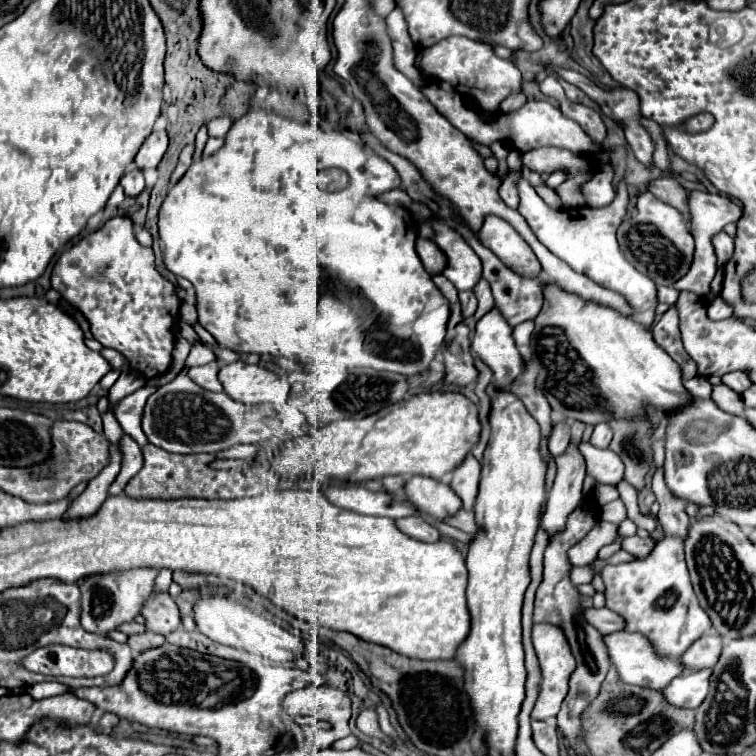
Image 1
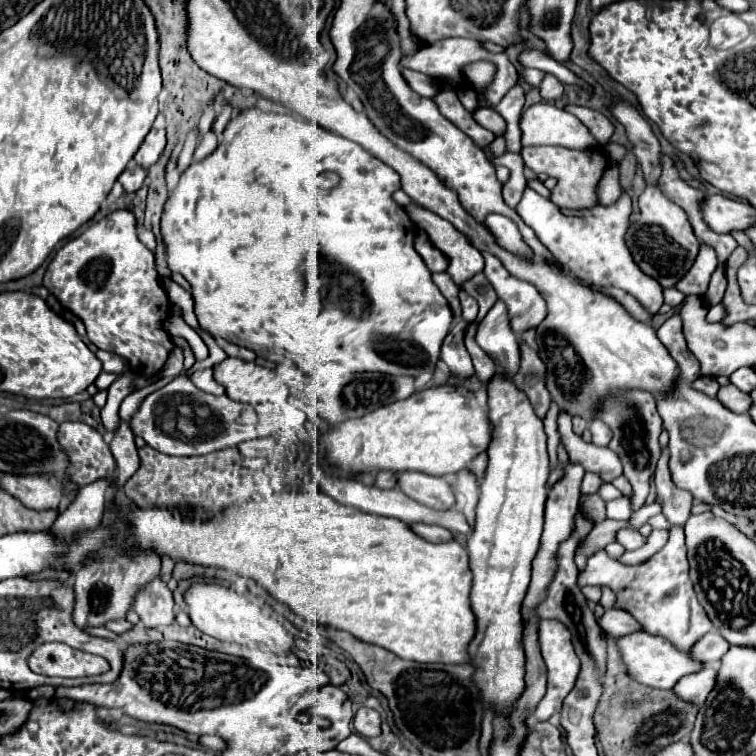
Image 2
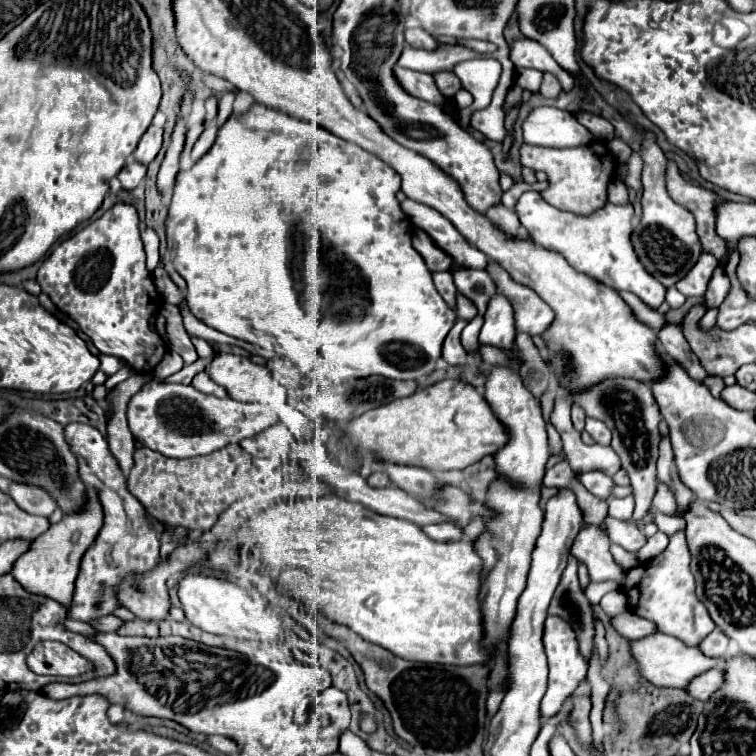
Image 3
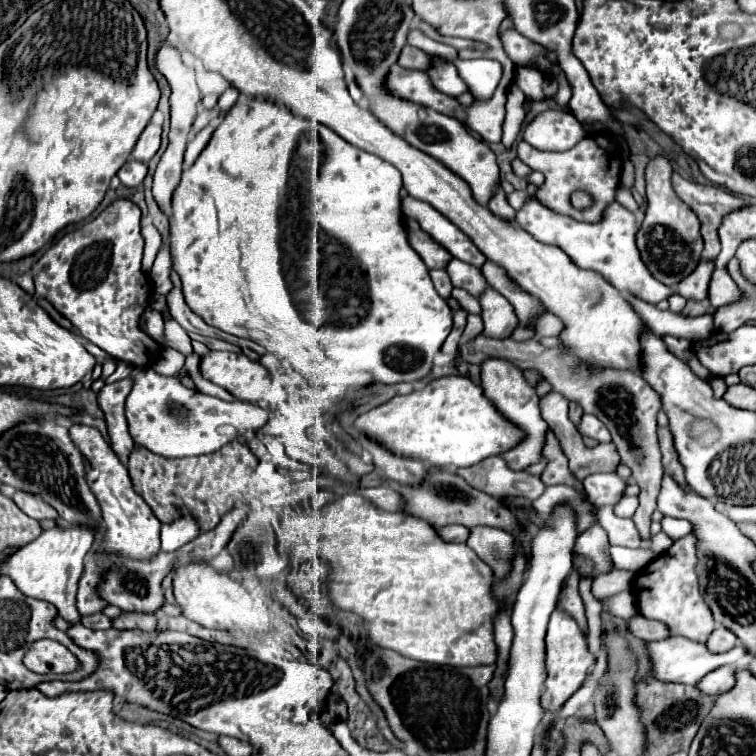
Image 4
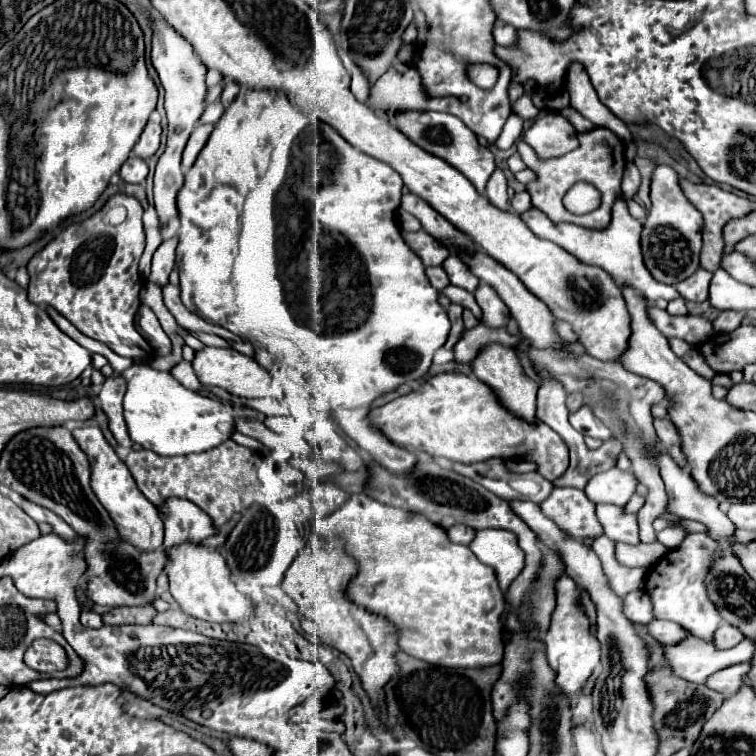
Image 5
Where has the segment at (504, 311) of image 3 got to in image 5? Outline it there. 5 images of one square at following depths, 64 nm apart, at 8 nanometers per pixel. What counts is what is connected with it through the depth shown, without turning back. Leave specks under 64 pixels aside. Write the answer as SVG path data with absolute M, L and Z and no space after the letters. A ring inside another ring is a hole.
M480 284L478 290L474 292L478 306L482 308L482 322L490 328L504 328L508 324L510 310L508 306L504 306L502 298L496 294L496 290L488 284Z

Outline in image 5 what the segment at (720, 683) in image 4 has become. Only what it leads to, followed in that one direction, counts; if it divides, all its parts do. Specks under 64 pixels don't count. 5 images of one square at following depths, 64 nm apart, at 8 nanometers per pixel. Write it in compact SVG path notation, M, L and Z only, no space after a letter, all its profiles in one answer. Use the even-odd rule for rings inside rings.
M748 662L728 666L728 668L718 670L716 674L712 674L712 676L708 678L706 686L708 686L710 690L716 690L718 694L730 696L730 694L734 694L734 692L742 686L748 670L750 670L750 664L748 664Z

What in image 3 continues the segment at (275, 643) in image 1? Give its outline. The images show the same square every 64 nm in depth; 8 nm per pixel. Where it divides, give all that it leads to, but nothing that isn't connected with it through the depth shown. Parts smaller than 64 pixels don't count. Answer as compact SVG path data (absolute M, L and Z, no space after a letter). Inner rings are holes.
M188 574L180 580L178 596L188 622L192 622L204 632L210 632L216 636L240 638L240 640L260 640L268 644L282 640L284 628L280 620L278 618L272 620L272 612L264 604L256 604L240 586L232 582L200 576L200 574Z

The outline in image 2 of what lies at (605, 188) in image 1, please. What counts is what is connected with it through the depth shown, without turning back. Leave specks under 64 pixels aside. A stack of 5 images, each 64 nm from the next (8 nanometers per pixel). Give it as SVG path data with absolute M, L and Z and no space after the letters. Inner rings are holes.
M610 164L606 168L606 172L602 174L598 186L596 186L596 196L598 196L598 204L614 204L618 200L618 196L622 194L622 188L618 184L618 166Z

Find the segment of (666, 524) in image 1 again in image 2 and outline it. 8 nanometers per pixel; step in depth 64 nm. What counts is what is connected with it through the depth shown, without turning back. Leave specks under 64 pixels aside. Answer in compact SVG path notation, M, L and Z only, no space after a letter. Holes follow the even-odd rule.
M666 450L662 452L658 466L656 466L656 472L654 472L654 486L656 486L658 502L662 506L662 514L666 516L670 526L684 526L684 522L690 518L692 494L676 488L672 484Z

